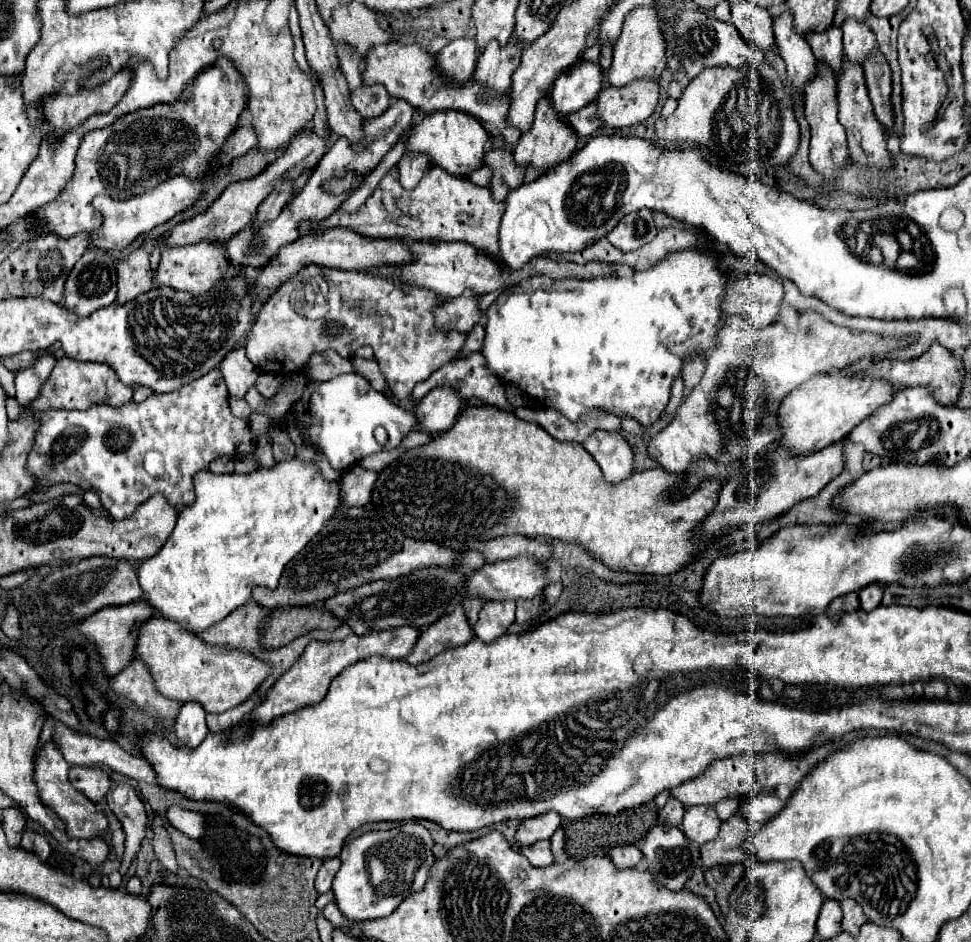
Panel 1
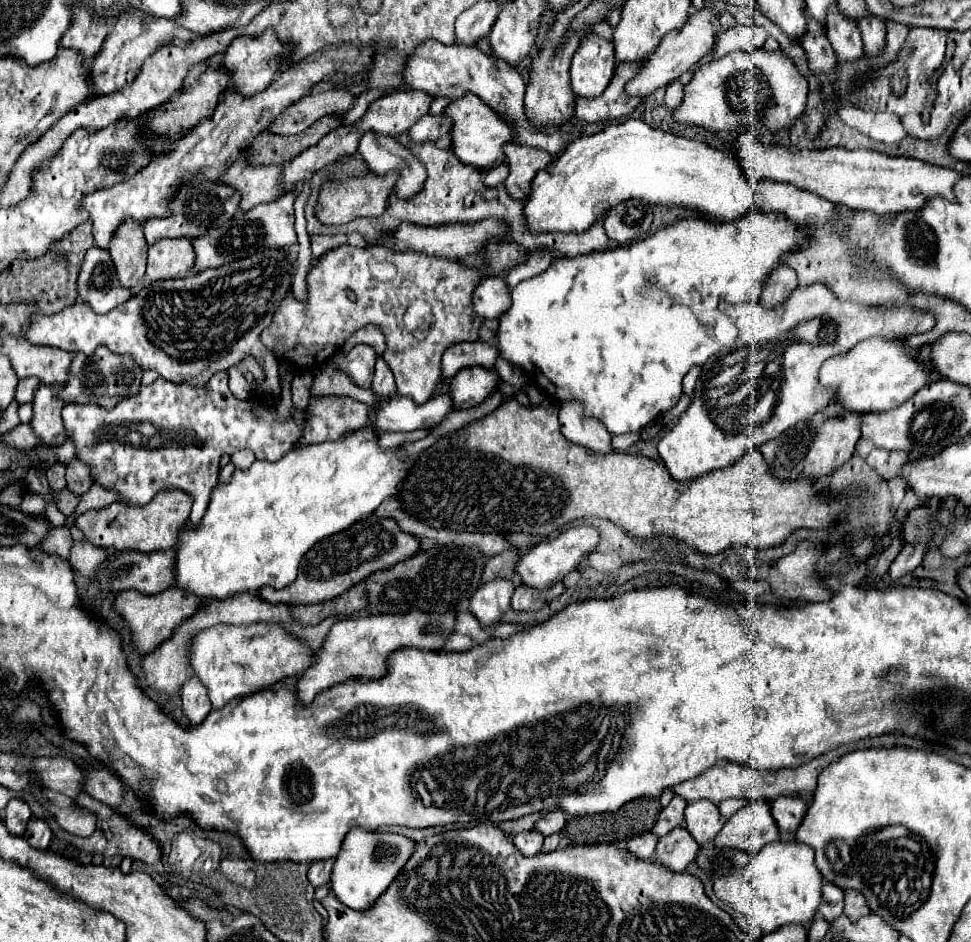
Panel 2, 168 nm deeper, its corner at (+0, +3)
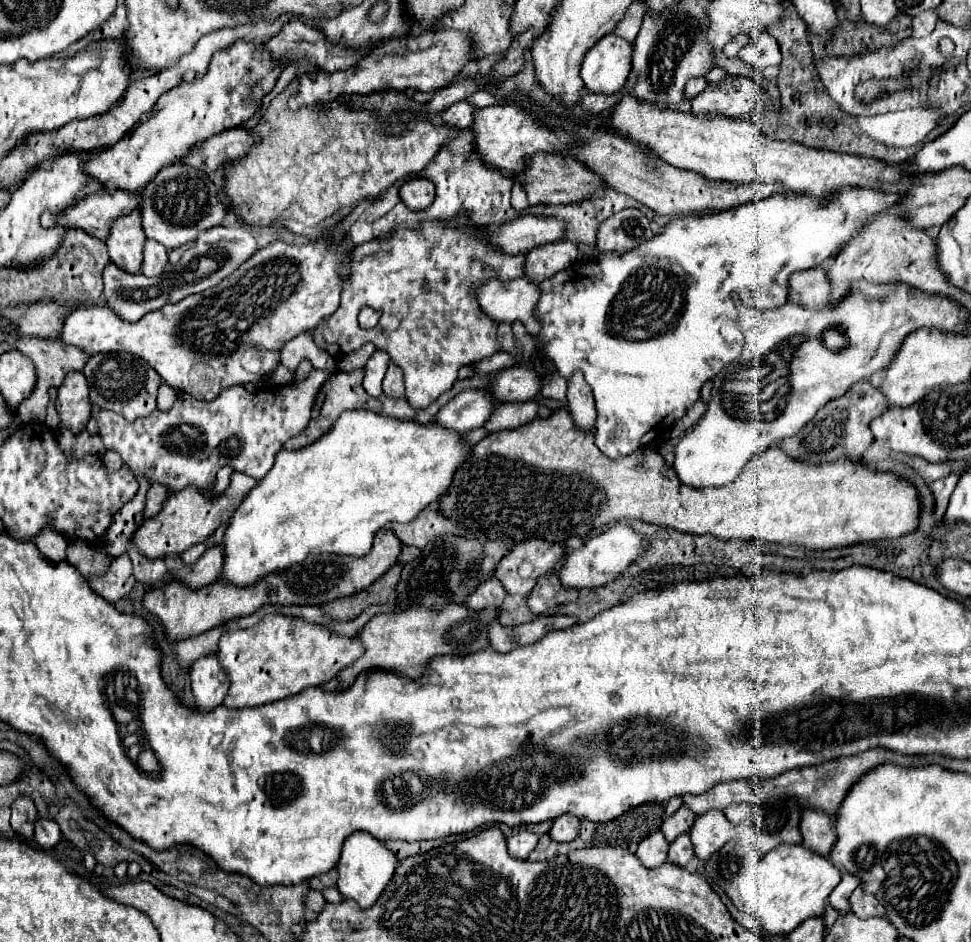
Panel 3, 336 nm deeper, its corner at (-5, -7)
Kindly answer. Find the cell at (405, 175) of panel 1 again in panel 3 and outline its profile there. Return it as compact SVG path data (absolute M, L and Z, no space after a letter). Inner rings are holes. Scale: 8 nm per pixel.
M466 99L464 101L458 101L454 103L452 107L448 107L444 113L442 113L442 123L448 123L448 125L454 125L458 129L466 129L472 125L472 117L474 117L474 105L468 103Z

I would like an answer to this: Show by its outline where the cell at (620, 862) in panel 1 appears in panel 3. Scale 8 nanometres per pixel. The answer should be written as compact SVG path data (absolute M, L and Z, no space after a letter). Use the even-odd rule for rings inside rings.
M654 831L652 835L648 835L646 839L640 841L636 855L642 861L642 865L658 867L658 865L666 863L668 847L670 847L670 843L664 839L664 835L660 831Z

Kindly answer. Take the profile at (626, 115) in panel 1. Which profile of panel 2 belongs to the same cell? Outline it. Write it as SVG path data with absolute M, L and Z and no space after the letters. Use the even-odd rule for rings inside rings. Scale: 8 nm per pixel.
M711 9L693 11L689 15L689 21L685 23L685 27L681 29L681 33L673 33L673 37L667 37L665 41L661 41L661 45L641 65L641 69L637 71L637 75L627 81L625 93L631 95L631 97L639 97L641 101L645 101L651 95L655 95L655 91L659 87L667 87L669 83L677 81L681 73L685 73L691 67L695 67L711 51L711 45L715 41L715 27L713 27L713 23L715 21L713 21L713 11Z

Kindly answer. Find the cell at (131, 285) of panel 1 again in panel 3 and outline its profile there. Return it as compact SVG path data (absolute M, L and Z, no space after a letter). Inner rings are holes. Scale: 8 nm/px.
M138 209L130 211L126 215L120 215L112 223L112 231L106 241L110 259L118 267L122 267L130 273L138 273L138 267L142 265L144 241L146 241L146 235L142 231Z

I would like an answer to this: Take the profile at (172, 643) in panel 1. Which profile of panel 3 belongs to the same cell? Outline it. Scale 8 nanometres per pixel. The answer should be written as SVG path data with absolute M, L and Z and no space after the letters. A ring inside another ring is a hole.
M266 615L248 629L230 629L220 639L218 659L230 675L232 685L226 707L258 707L308 687L318 687L334 679L344 667L352 665L364 651L358 637L338 635L326 625L310 623L300 617Z

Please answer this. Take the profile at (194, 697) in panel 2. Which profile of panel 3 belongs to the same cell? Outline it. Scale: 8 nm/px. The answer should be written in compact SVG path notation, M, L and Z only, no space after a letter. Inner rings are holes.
M214 653L204 655L192 665L190 679L192 679L192 693L196 699L196 707L202 711L218 707L230 689L230 679L226 671L220 667L218 657Z

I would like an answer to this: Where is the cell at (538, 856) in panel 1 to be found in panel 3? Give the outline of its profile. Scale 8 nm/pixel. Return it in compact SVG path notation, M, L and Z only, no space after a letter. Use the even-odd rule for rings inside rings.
M522 829L520 833L516 833L514 837L508 839L508 851L516 859L526 859L528 853L536 847L536 843L538 843L538 835L534 831Z

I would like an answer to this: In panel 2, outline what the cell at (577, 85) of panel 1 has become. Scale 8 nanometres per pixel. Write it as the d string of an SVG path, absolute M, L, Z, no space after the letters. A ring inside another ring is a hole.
M595 33L581 41L571 61L571 89L575 97L599 97L615 71L613 45Z

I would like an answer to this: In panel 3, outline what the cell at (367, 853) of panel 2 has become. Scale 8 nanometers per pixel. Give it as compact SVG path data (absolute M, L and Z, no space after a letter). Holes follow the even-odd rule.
M352 833L344 841L342 857L338 861L338 889L346 899L354 899L360 907L370 907L372 903L376 903L378 895L392 879L396 865L396 855L390 853L390 849L386 849L382 841L376 841L368 833Z

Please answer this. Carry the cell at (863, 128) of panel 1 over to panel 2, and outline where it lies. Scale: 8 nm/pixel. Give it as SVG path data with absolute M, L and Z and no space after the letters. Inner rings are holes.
M833 7L833 13L829 13L827 39L835 51L837 61L855 63L861 59L863 45L861 45L861 35L859 35L857 23L845 21L845 17L841 17L837 7Z

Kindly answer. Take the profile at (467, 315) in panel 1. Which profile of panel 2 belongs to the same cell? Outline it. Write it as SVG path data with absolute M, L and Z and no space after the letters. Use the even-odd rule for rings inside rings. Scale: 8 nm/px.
M485 277L473 291L473 311L481 319L493 319L509 309L509 289L501 277Z

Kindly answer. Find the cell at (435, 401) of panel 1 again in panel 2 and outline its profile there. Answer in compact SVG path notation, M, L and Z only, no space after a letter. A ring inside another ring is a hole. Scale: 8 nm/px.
M461 369L451 381L447 395L453 401L453 409L469 409L489 397L499 383L497 373L485 373L485 369Z

